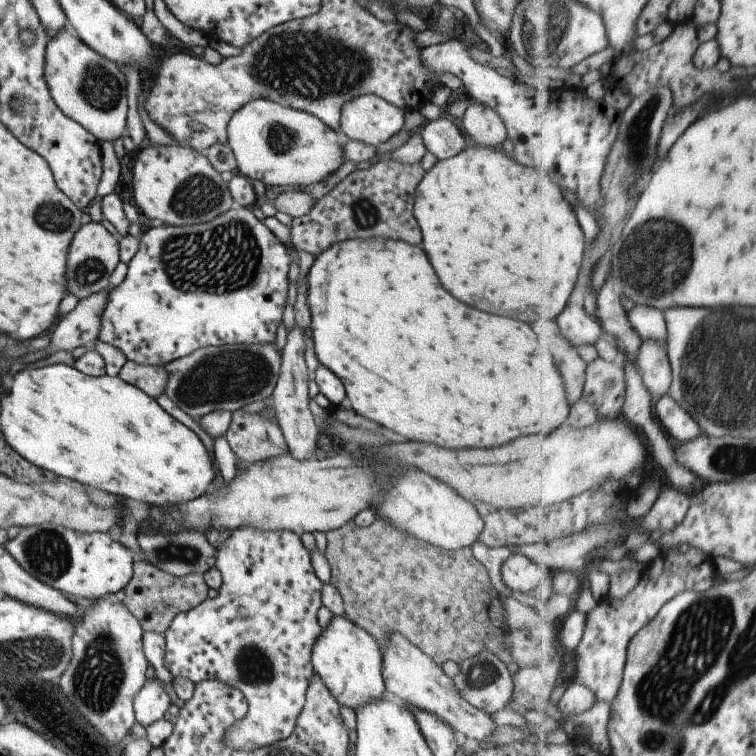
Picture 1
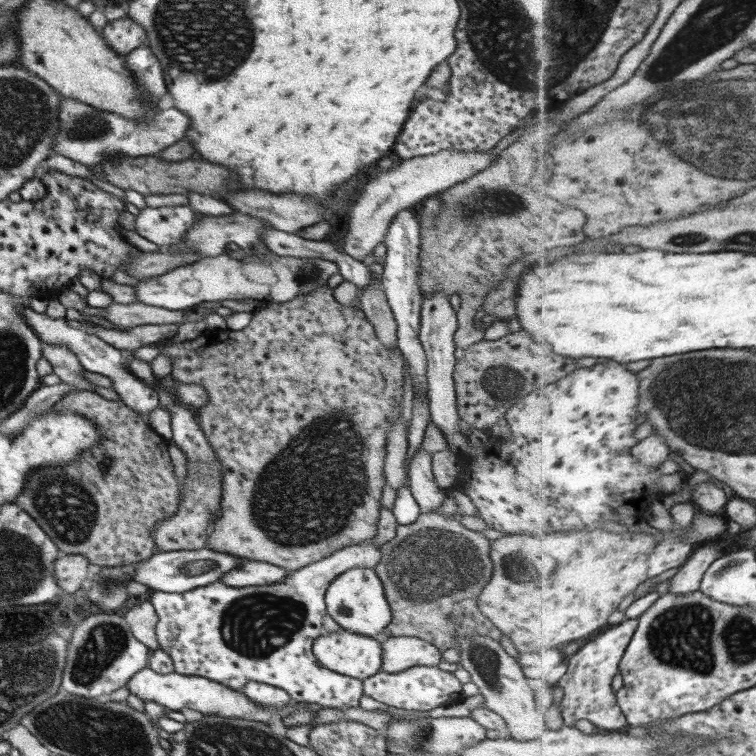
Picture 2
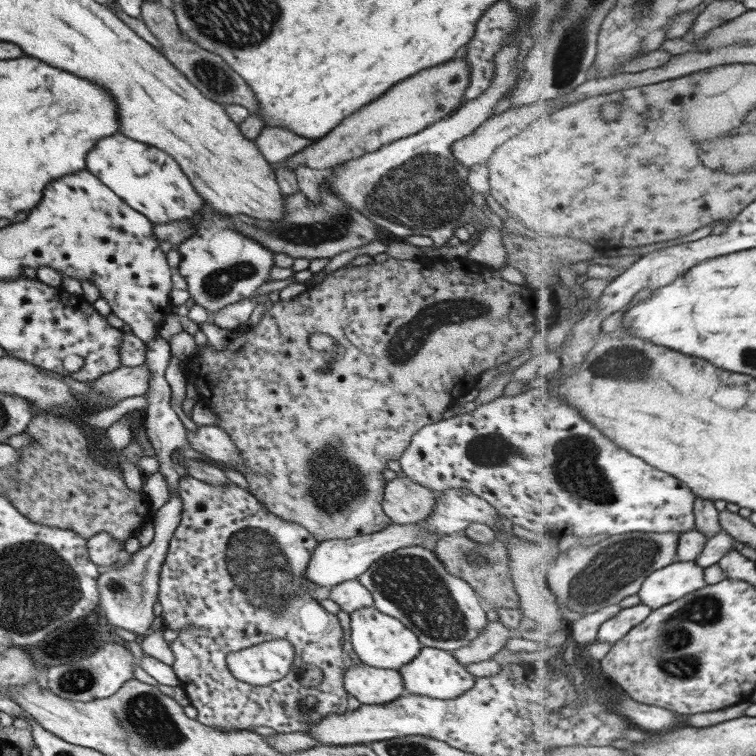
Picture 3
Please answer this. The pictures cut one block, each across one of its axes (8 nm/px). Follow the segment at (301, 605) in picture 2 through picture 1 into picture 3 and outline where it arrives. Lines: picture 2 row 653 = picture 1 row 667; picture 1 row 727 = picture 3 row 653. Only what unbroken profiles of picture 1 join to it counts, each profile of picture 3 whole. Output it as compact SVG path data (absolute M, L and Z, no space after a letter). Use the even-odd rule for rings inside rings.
M269 640L229 652L225 656L225 663L235 679L263 686L289 672L293 664L293 652L293 645L287 640Z

